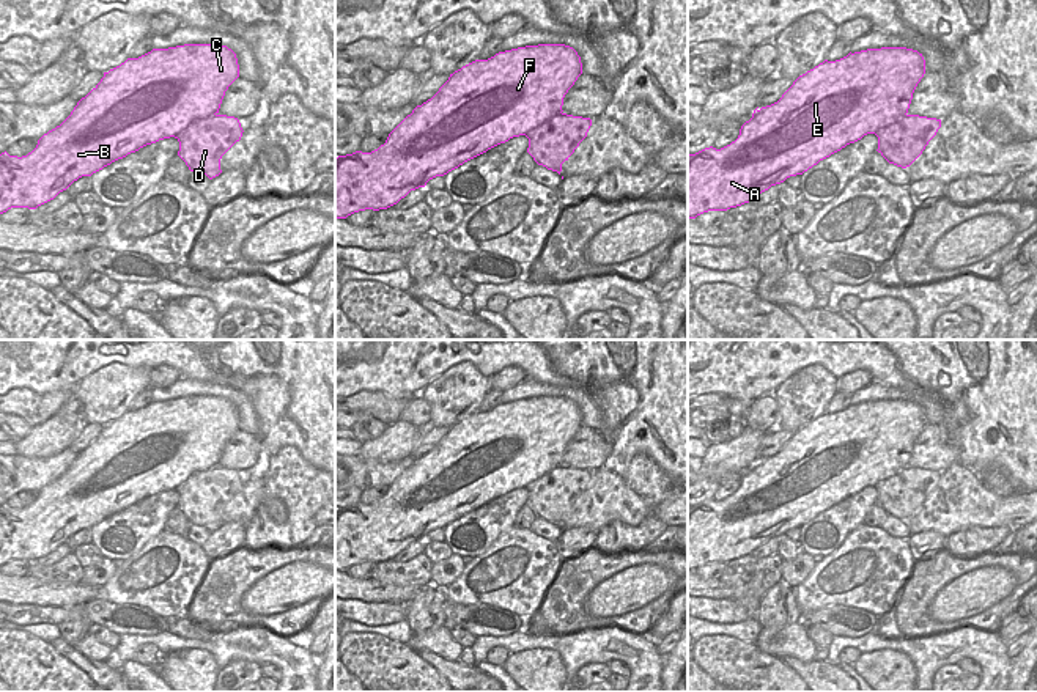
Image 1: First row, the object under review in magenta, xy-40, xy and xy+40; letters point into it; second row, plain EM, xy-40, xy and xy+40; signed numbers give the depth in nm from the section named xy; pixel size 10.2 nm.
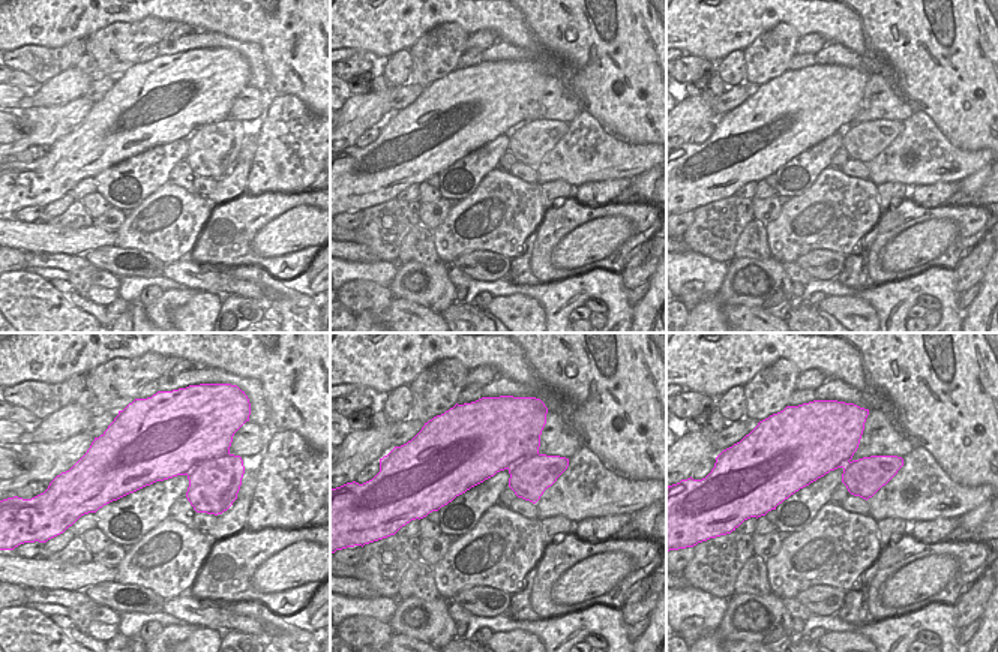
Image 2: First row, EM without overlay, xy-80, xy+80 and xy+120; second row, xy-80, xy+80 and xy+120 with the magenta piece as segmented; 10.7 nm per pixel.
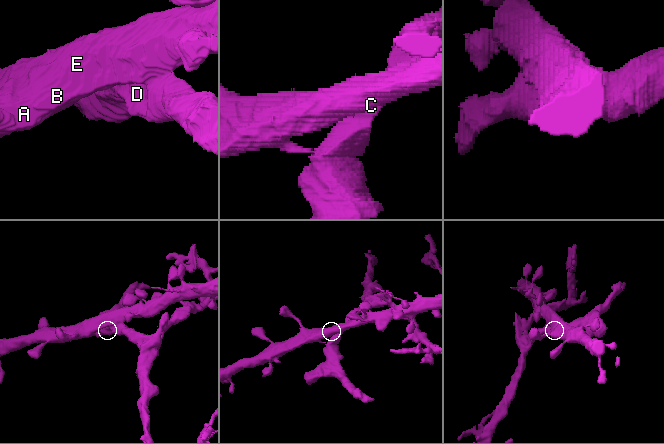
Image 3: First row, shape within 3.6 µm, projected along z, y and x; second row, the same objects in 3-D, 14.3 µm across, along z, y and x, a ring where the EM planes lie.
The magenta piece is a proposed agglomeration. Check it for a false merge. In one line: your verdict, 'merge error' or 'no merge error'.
merge error

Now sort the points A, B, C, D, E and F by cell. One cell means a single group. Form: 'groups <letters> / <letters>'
groups A B C E F / D

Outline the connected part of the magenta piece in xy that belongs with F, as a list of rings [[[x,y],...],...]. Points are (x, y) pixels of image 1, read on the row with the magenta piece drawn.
[[[565,44],[518,47],[463,66],[431,99],[417,105],[378,149],[335,157],[335,217],[387,209],[430,179],[513,137],[527,135],[563,112],[563,98],[581,74],[581,57]]]

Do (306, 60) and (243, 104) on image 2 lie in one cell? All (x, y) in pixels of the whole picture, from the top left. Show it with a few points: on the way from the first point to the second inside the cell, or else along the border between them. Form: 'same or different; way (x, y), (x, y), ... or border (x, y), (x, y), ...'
different; border (261, 90), (272, 98)

